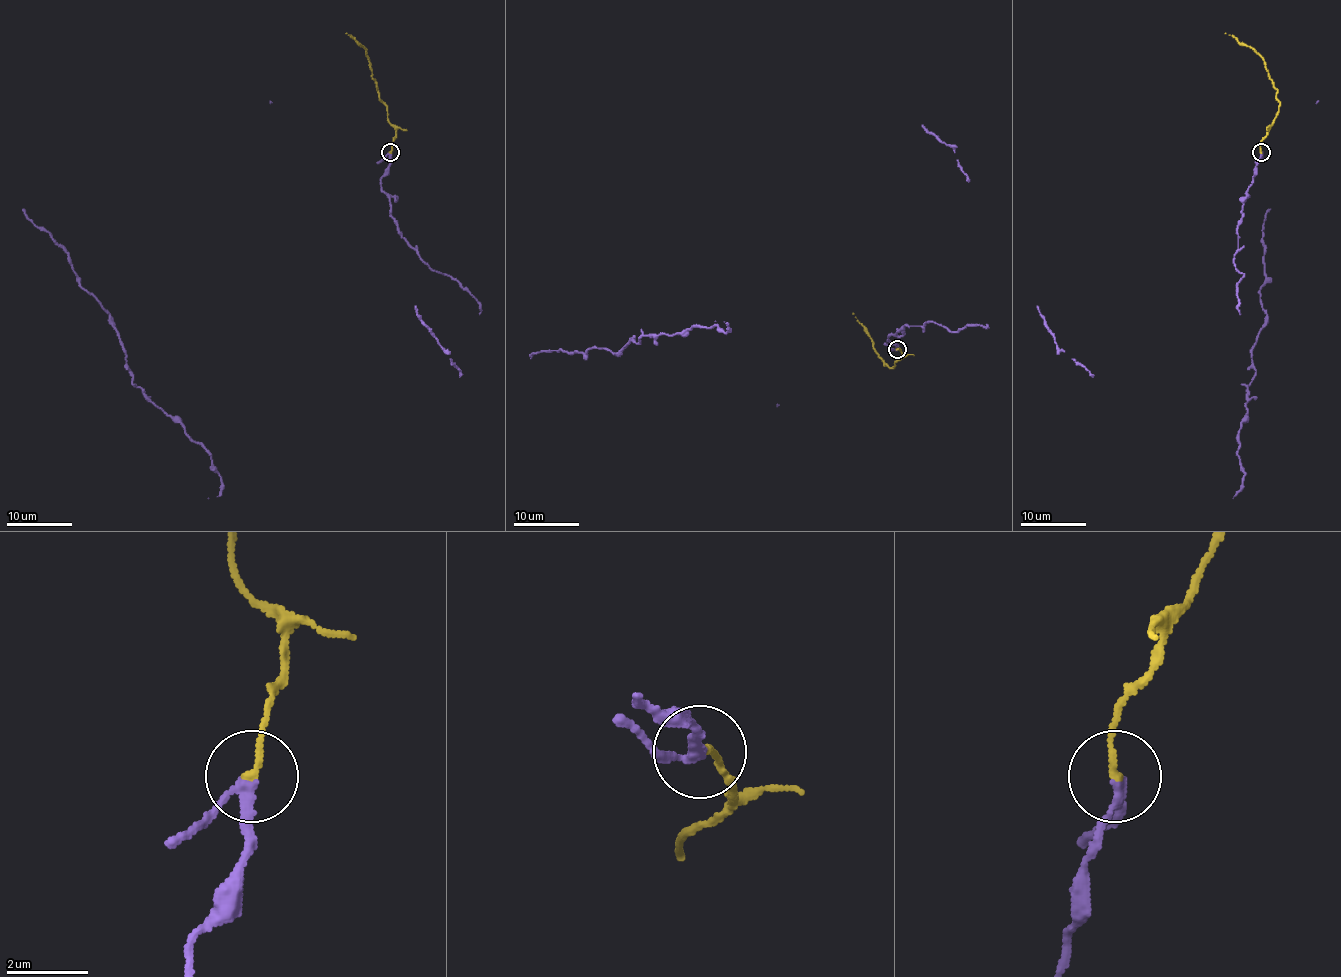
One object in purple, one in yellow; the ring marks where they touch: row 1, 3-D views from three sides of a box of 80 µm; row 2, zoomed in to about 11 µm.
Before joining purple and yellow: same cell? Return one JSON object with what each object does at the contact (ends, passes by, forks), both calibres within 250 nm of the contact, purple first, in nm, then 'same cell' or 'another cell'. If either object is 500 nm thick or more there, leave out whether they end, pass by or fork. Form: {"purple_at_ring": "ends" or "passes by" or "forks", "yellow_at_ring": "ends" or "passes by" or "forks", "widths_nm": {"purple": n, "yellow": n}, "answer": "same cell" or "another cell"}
{"purple_at_ring": "passes by", "yellow_at_ring": "ends", "widths_nm": {"purple": 200, "yellow": 180}, "answer": "same cell"}

